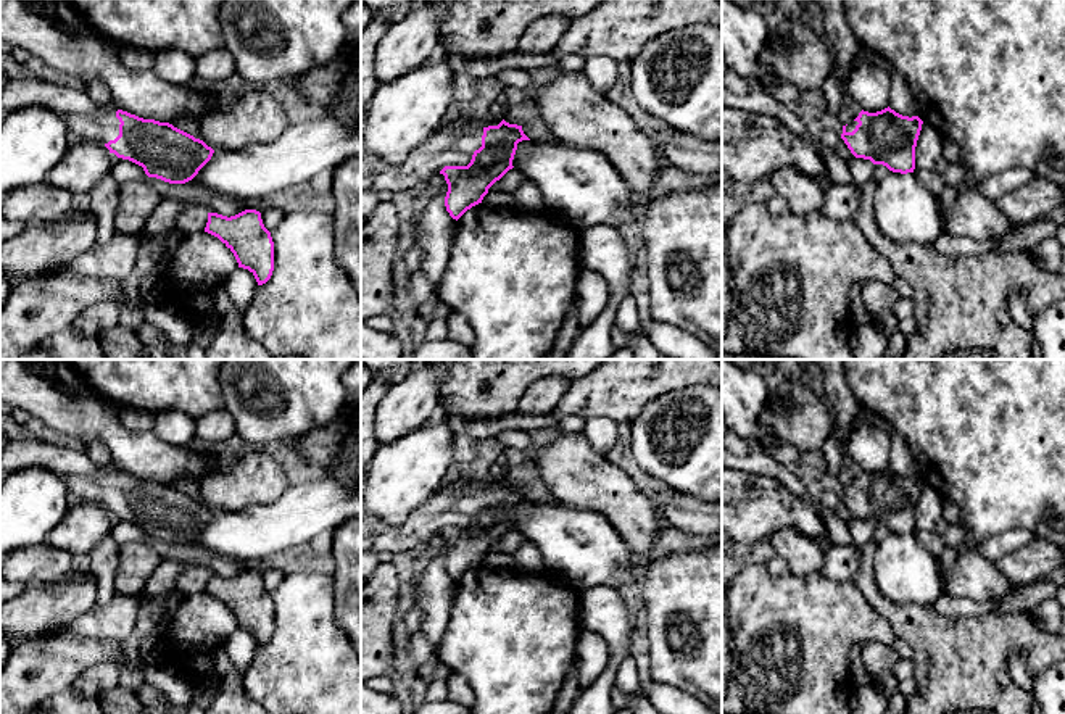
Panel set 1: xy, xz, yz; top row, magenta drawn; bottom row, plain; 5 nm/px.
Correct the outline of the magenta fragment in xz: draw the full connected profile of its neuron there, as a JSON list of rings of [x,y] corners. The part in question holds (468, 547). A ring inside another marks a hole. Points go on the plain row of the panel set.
[[[504,480],[498,487],[451,487],[424,501],[401,525],[371,514],[361,500],[361,551],[401,553],[443,535],[446,572],[459,580],[482,564],[488,550],[509,530],[517,504],[530,501],[522,487]]]

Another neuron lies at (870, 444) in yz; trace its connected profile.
[[[868,413],[847,443],[847,451],[864,472],[876,474],[889,467],[891,424]]]

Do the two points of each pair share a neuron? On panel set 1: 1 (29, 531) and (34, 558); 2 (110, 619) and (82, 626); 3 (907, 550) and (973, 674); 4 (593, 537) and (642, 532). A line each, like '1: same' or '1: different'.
1: different
2: same
3: different
4: different

